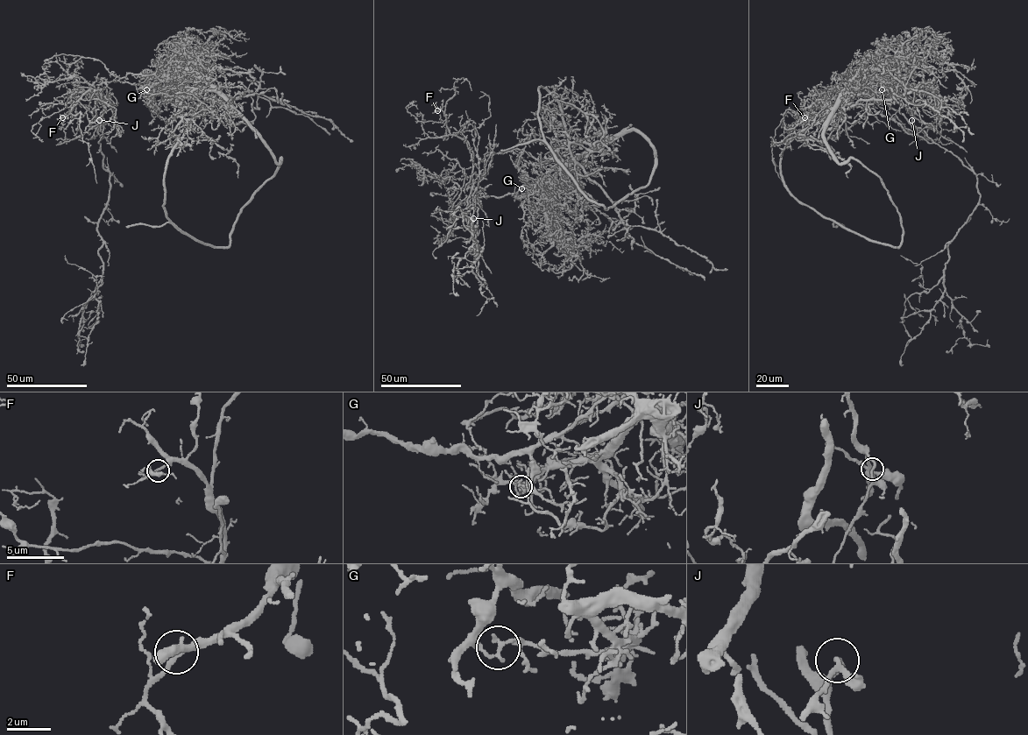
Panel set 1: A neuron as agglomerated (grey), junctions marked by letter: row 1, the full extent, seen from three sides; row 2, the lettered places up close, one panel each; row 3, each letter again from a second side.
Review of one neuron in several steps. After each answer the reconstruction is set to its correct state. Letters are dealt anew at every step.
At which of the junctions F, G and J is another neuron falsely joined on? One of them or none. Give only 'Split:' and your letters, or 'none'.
Split: G

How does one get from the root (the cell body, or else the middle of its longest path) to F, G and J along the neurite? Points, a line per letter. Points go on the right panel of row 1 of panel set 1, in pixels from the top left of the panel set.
F: (871, 77), (883, 85), (891, 81), (874, 95), (834, 88), (826, 102), (804, 117)
G: (871, 77), (879, 76), (882, 89)
J: (871, 77), (878, 76), (883, 85), (891, 81), (881, 86), (881, 94), (892, 95), (904, 106), (911, 120)

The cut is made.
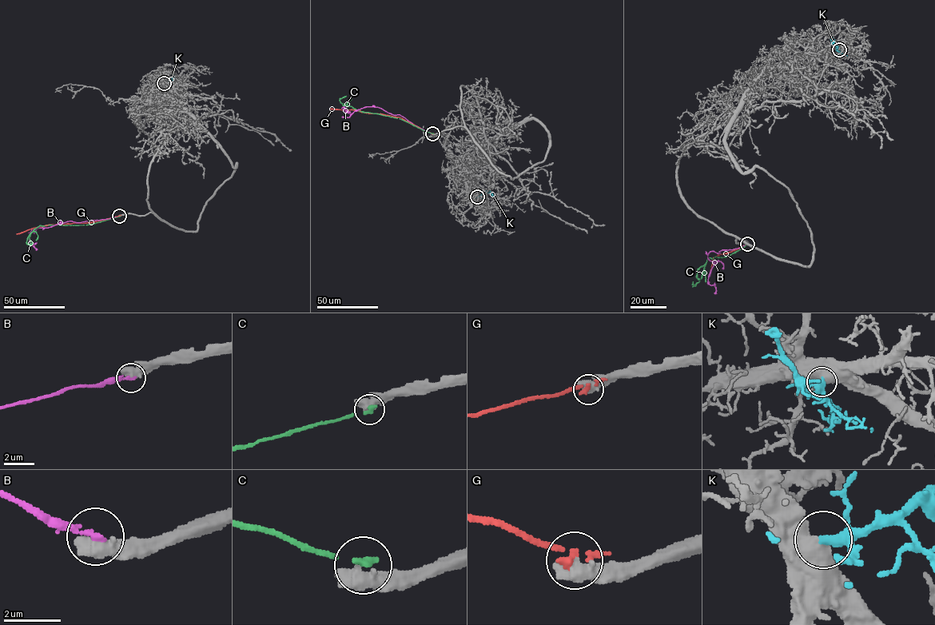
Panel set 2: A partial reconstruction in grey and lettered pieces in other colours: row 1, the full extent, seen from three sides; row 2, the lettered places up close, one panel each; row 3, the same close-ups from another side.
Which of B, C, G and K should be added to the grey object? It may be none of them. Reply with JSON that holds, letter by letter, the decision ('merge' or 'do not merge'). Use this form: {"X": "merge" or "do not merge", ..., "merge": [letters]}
{"B": "do not merge", "C": "do not merge", "G": "do not merge", "K": "merge", "merge": ["K"]}

